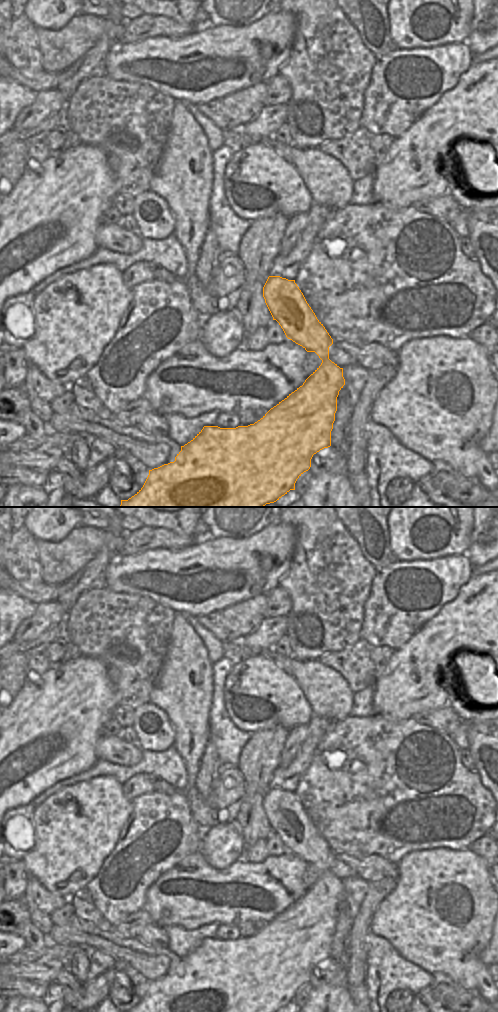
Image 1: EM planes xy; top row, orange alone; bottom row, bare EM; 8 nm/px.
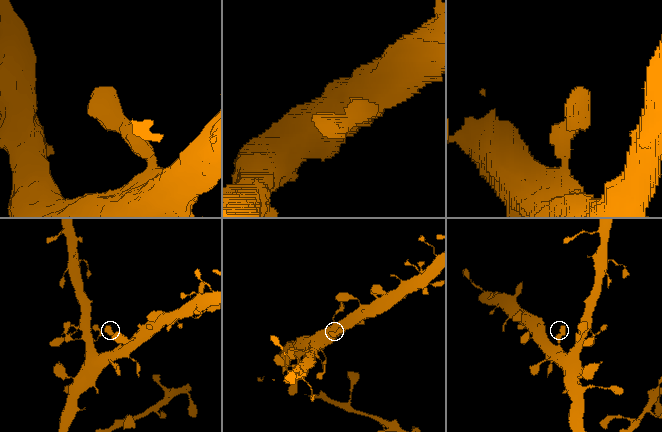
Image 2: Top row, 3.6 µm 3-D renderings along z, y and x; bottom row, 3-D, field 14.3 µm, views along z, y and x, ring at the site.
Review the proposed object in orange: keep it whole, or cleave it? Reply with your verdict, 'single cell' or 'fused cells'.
fused cells

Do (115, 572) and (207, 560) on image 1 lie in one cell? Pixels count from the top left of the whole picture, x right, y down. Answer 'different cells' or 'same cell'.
same cell

